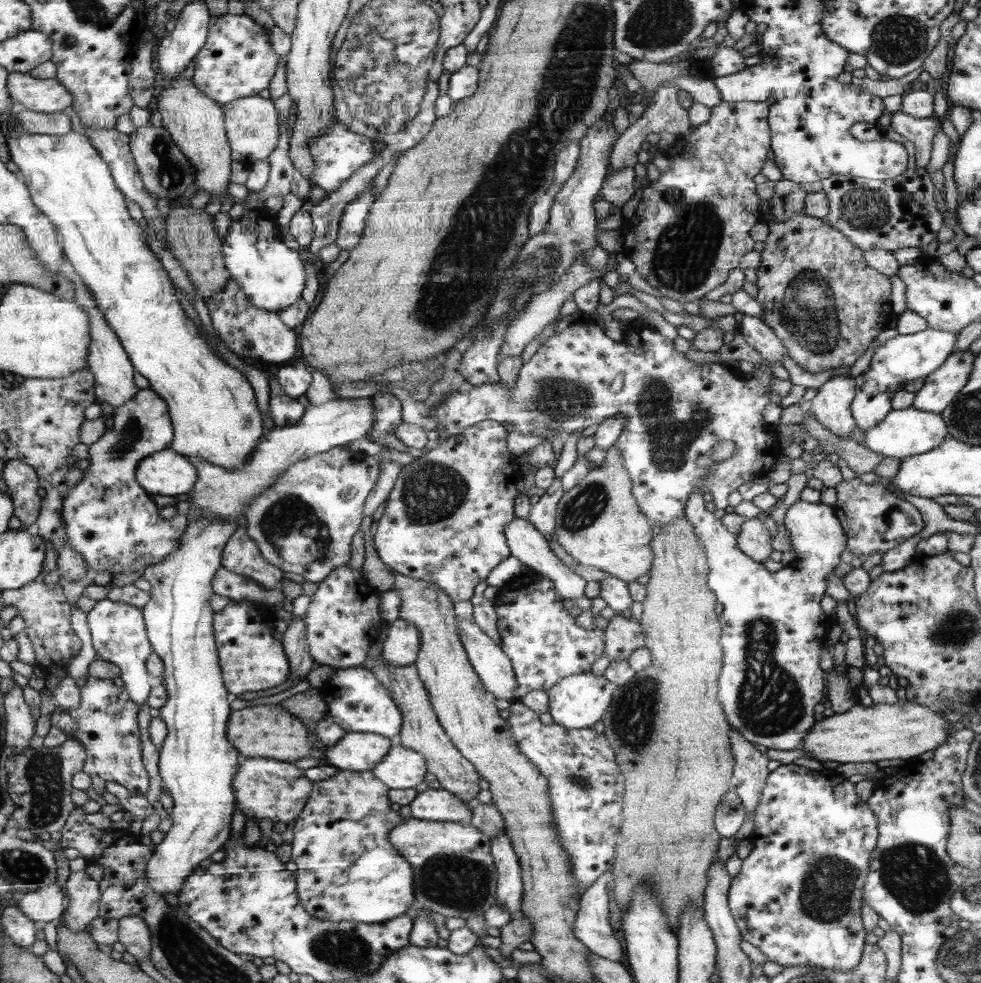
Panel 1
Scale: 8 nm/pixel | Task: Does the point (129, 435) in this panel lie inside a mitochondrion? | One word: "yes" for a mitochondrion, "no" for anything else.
yes

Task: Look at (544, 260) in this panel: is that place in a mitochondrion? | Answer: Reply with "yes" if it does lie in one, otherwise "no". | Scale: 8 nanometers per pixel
yes

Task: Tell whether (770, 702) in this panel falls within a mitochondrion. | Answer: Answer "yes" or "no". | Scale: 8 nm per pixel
yes

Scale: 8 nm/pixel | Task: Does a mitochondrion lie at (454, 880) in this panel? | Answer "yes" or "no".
yes

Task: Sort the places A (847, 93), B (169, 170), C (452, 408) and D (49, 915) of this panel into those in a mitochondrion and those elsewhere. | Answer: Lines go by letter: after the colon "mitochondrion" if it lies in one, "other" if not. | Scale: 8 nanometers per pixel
A: other
B: mitochondrion
C: other
D: other

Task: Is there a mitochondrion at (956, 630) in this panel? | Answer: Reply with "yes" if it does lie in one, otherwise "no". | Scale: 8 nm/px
yes

